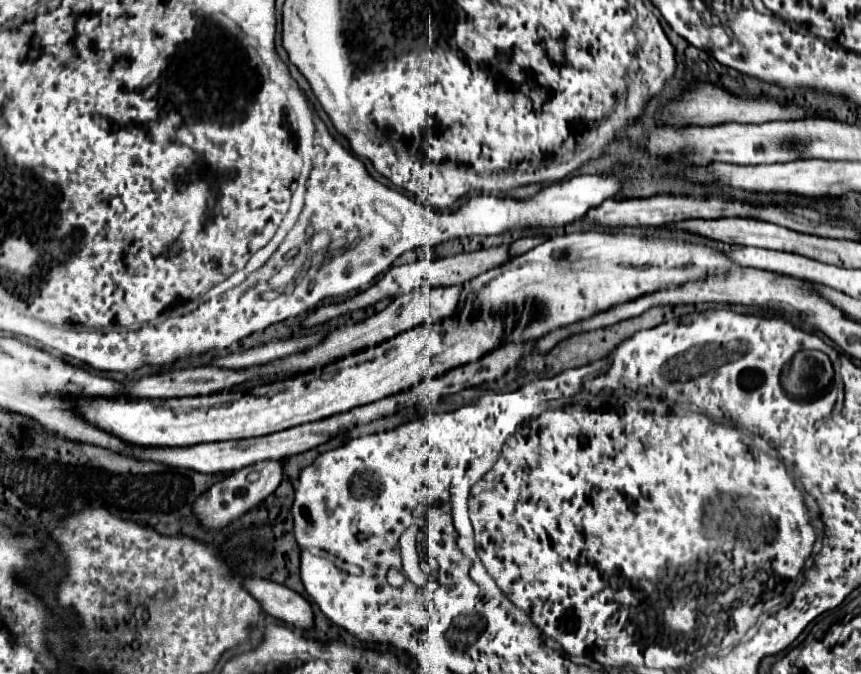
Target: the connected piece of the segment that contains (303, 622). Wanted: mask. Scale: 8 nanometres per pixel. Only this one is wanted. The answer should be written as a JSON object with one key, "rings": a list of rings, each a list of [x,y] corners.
{"rings":[[[253,576],[245,582],[245,588],[265,606],[267,614],[301,630],[311,630],[315,626],[311,604],[287,586]]]}

